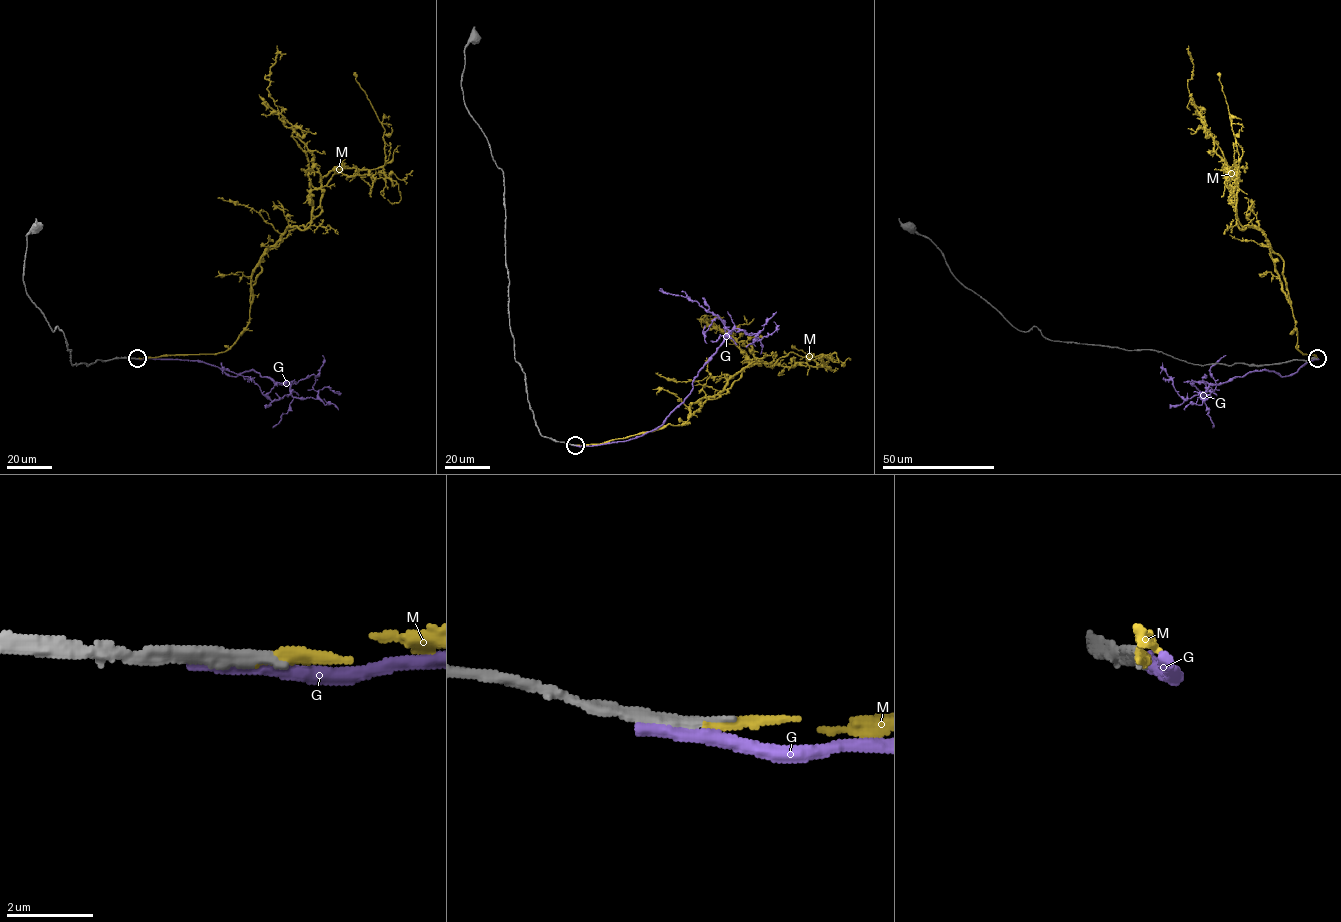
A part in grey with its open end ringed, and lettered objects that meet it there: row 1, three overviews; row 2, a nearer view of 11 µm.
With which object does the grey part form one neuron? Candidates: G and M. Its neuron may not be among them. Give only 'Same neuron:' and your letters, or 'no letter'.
Same neuron: M

